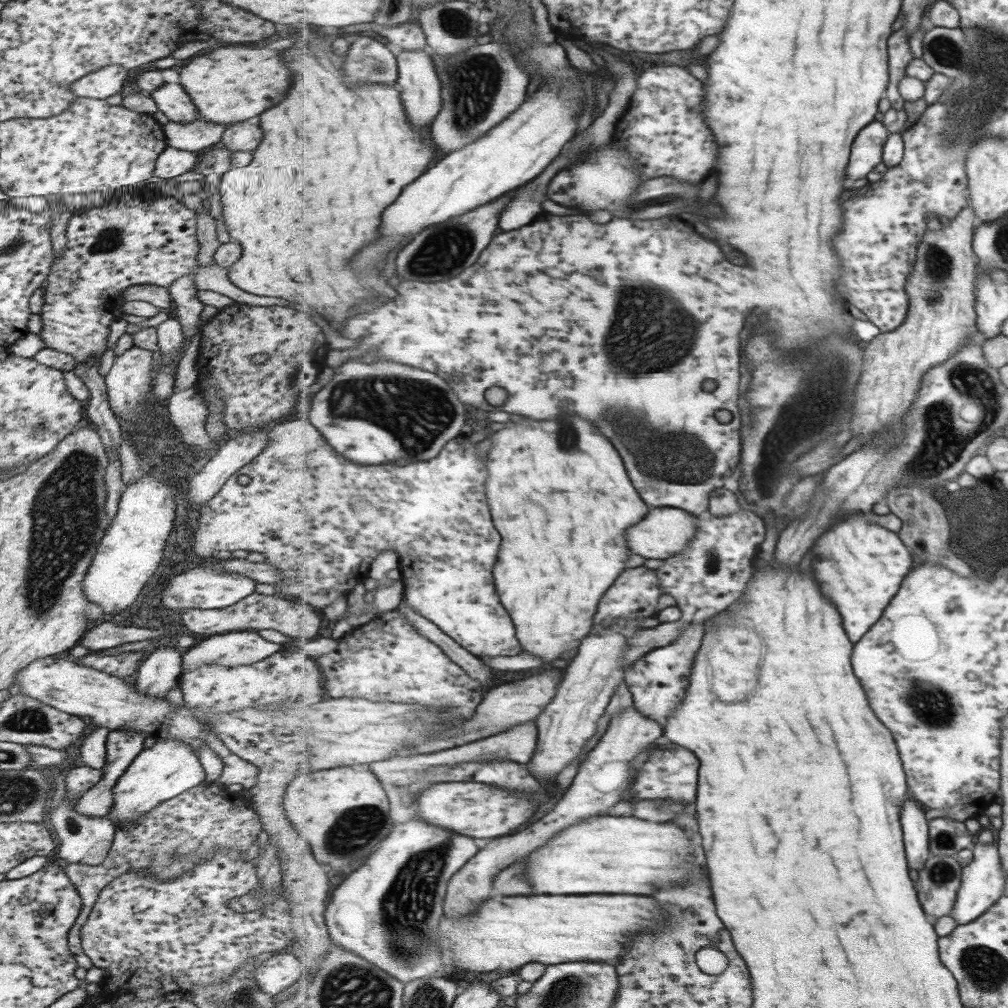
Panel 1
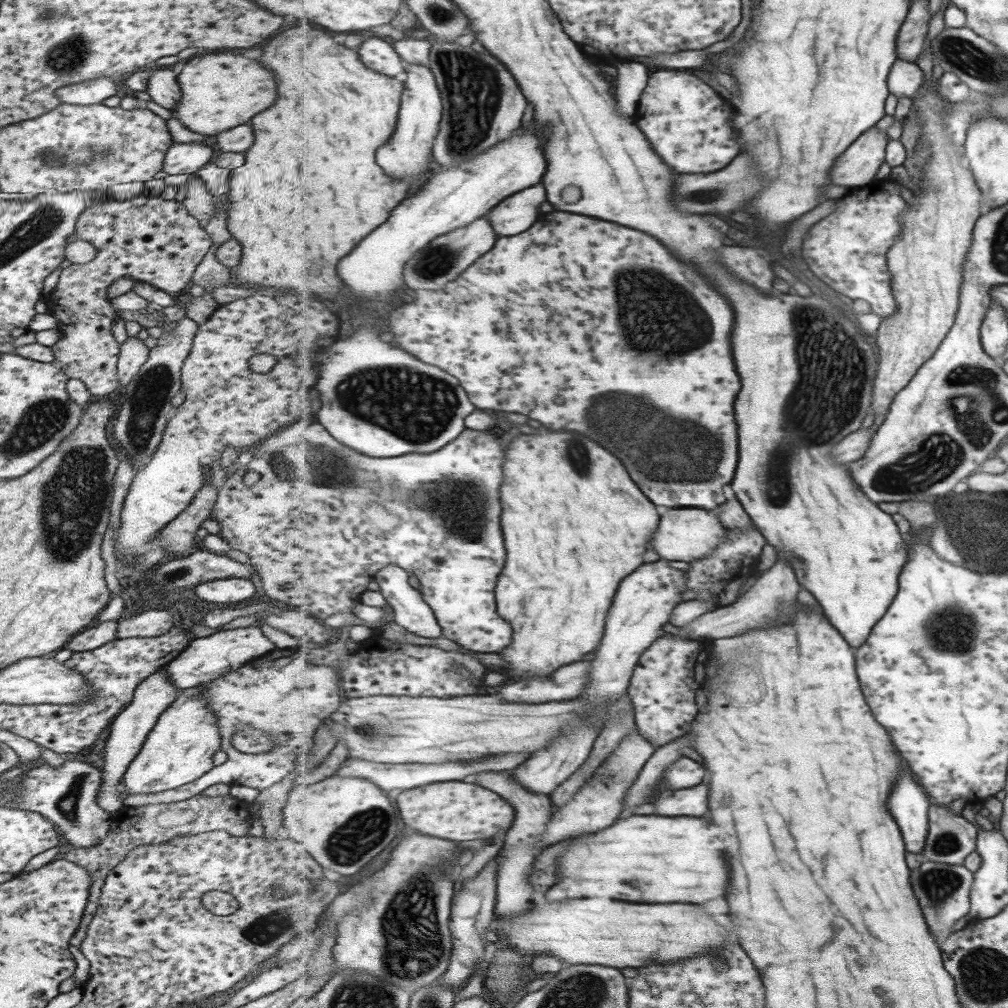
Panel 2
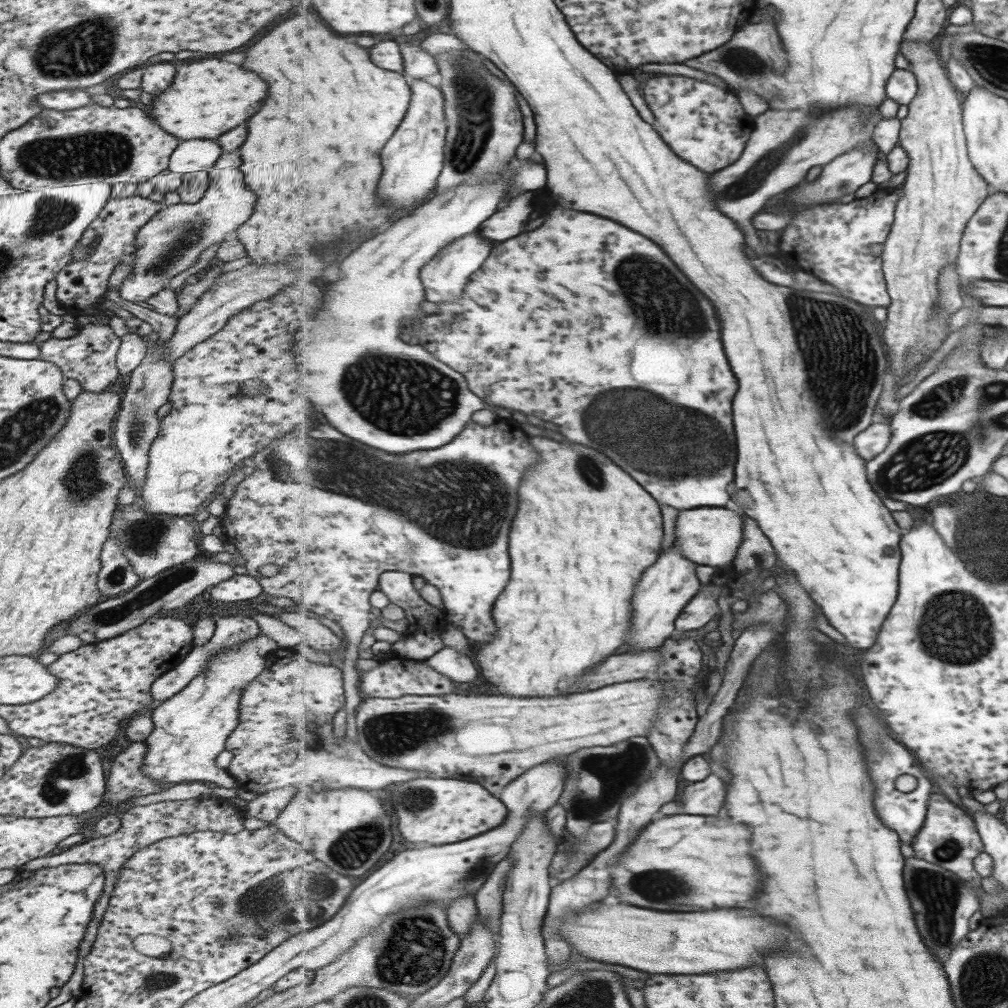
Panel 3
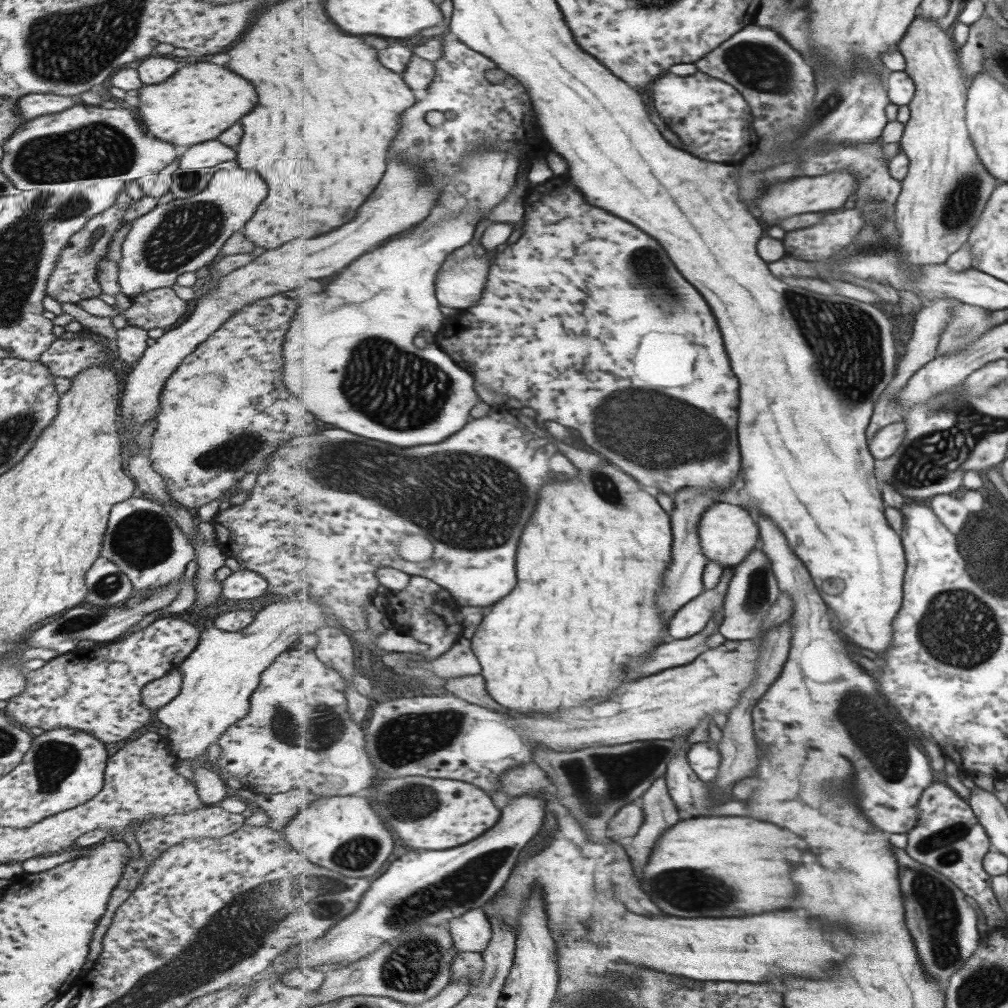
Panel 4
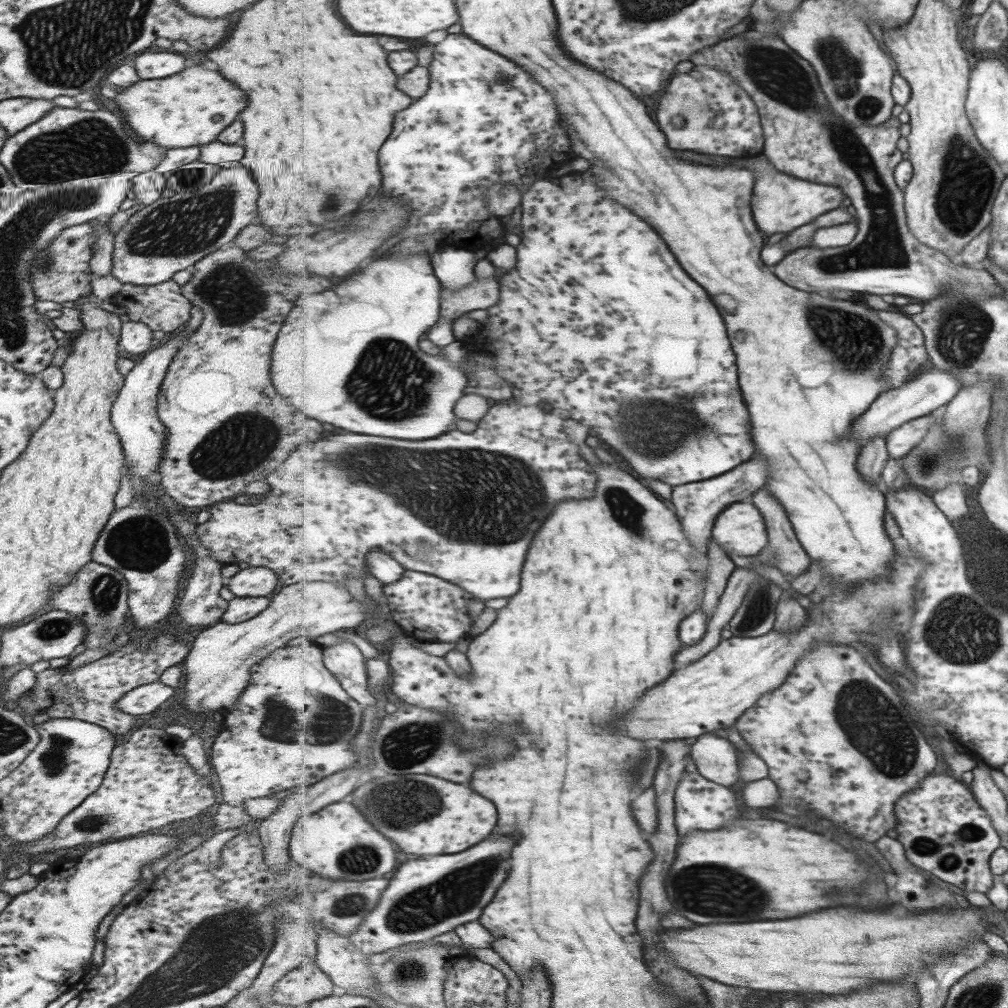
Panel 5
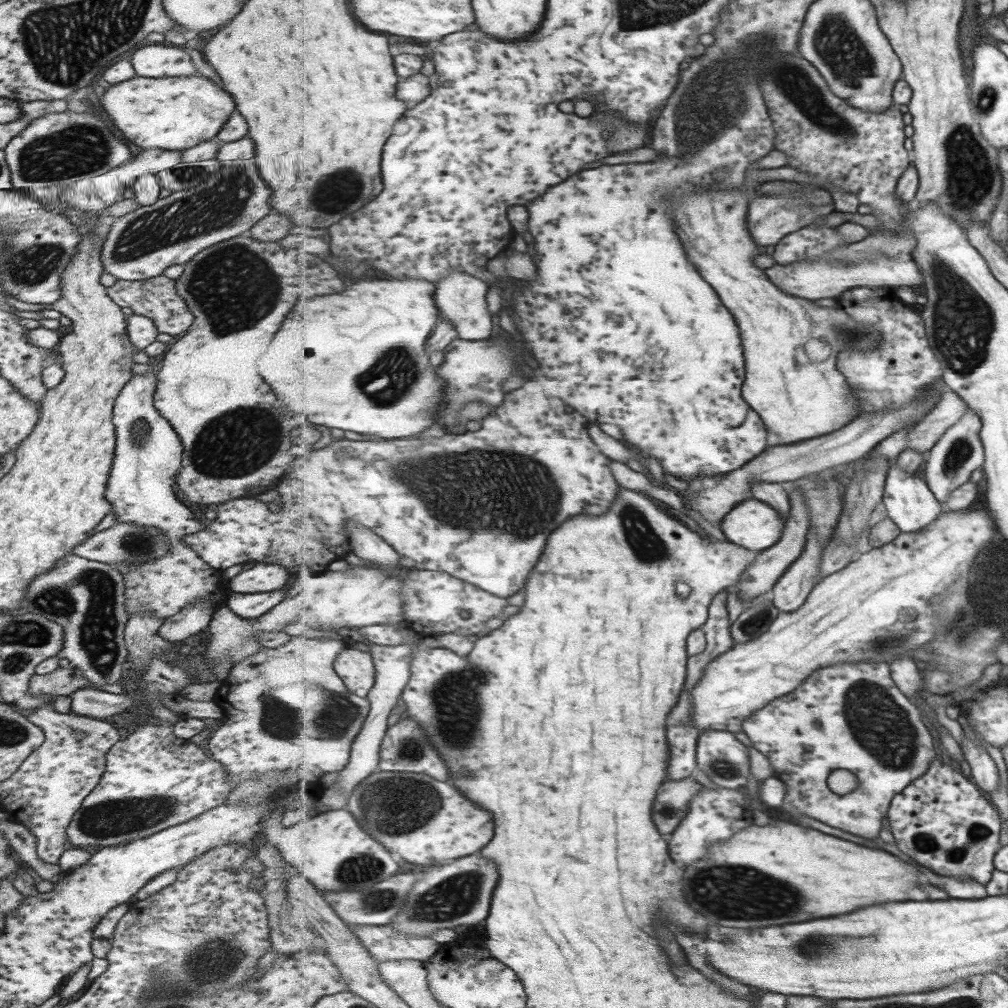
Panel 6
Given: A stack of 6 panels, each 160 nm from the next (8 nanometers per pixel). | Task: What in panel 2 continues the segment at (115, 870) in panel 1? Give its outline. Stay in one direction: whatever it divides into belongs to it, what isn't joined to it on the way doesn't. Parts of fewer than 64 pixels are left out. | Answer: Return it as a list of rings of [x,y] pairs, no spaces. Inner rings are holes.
[[[200,794],[179,802],[157,802],[137,808],[122,806],[110,818],[110,829],[101,841],[87,849],[72,848],[61,856],[61,858],[77,866],[82,866],[89,873],[89,876],[91,876],[88,899],[85,903],[79,926],[68,943],[68,952],[72,955],[73,961],[75,962],[74,974],[72,975],[76,984],[74,988],[80,987],[88,978],[89,962],[81,955],[79,946],[85,937],[87,925],[90,923],[91,917],[96,911],[101,887],[103,886],[106,874],[119,861],[122,861],[123,857],[130,850],[138,846],[159,845],[177,837],[190,837],[194,834],[212,830],[224,830],[228,835],[238,837],[245,836],[248,834],[247,830],[249,830],[251,822],[248,808],[248,804],[229,795],[224,795],[223,797],[205,797]]]

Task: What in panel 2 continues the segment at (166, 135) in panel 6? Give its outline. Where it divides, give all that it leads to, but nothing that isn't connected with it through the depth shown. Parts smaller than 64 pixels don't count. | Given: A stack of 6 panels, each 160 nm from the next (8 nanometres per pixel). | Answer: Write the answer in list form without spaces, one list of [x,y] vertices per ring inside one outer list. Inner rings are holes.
[[[207,54],[201,58],[193,58],[177,74],[177,84],[181,90],[181,98],[179,98],[177,106],[173,108],[173,118],[177,118],[187,130],[206,136],[215,136],[223,130],[245,124],[251,116],[265,110],[267,106],[271,106],[271,102],[275,98],[273,74],[267,72],[261,64],[257,64],[257,60],[241,58],[237,54]]]

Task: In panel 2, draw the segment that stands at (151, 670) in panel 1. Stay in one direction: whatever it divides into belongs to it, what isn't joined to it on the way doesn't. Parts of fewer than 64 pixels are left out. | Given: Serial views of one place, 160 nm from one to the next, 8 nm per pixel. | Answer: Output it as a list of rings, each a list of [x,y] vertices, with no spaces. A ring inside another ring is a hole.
[[[166,667],[159,668],[136,686],[132,692],[132,700],[114,716],[107,727],[109,732],[104,739],[103,759],[99,764],[102,771],[102,781],[96,794],[96,803],[110,816],[113,816],[123,806],[115,786],[119,784],[132,758],[139,752],[147,733],[155,726],[159,714],[168,708],[178,694],[179,688],[166,677]]]

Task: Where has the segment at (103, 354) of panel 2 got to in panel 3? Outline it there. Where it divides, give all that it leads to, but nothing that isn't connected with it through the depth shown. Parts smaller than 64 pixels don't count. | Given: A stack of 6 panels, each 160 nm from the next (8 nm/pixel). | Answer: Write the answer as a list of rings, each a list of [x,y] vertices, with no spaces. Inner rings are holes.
[[[132,195],[130,197],[109,199],[98,215],[81,233],[76,244],[92,246],[93,254],[85,260],[70,260],[54,276],[56,288],[55,298],[65,313],[71,316],[99,316],[95,310],[98,304],[105,302],[103,293],[107,289],[107,279],[116,264],[125,262],[132,267],[135,257],[135,235],[165,207],[163,202],[153,202],[149,197]],[[101,323],[79,325],[75,336],[69,338],[51,338],[38,344],[39,354],[36,359],[49,361],[61,371],[64,379],[76,380],[83,391],[101,392],[117,378],[116,354],[120,337],[112,333],[111,327]]]

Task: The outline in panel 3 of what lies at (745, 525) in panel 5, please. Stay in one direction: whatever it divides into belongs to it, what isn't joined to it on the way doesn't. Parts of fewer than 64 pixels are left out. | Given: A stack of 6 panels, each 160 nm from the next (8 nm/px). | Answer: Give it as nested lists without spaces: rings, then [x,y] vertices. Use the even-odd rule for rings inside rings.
[[[705,507],[681,512],[675,522],[675,542],[681,554],[697,564],[726,567],[734,562],[744,541],[743,515],[725,507]]]

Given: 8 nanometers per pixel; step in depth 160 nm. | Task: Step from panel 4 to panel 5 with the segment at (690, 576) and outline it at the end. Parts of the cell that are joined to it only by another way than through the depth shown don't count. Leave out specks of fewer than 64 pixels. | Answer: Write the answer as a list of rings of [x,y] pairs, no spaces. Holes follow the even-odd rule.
[[[759,456],[757,460],[745,462],[730,473],[719,476],[719,478],[705,480],[705,482],[683,484],[683,486],[680,485],[677,488],[673,488],[675,492],[673,492],[673,500],[671,502],[677,508],[679,522],[683,522],[683,528],[685,528],[685,532],[696,553],[706,555],[709,540],[713,537],[715,521],[717,521],[721,513],[729,505],[745,500],[745,498],[751,496],[751,493],[764,489],[767,481],[769,481],[769,462],[763,456]]]

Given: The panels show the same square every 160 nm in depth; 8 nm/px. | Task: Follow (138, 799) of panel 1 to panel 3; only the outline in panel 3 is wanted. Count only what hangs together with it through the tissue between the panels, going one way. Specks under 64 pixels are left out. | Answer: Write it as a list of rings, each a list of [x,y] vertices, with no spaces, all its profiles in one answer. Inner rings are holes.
[[[259,632],[245,644],[215,653],[186,687],[159,702],[150,714],[153,731],[144,740],[146,753],[142,773],[153,781],[164,783],[200,781],[238,789],[238,784],[227,776],[226,770],[215,765],[215,756],[224,749],[229,733],[237,726],[241,691],[265,668],[267,655],[276,649],[276,644]]]

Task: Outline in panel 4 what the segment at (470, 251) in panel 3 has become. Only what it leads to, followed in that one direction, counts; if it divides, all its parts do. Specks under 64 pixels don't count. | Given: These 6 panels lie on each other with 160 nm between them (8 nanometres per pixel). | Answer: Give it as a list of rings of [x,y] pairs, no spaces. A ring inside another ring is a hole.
[[[470,256],[463,262],[449,257],[442,265],[437,281],[438,299],[449,308],[471,308],[483,298],[489,276],[489,258]]]

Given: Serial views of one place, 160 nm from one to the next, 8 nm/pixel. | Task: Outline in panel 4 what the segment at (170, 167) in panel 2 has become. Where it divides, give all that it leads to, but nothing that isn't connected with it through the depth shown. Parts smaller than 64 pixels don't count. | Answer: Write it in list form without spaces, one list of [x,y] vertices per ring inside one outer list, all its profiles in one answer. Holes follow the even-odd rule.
[[[207,140],[203,144],[194,144],[179,150],[178,171],[196,171],[214,167],[220,162],[233,160],[235,152],[217,140]]]

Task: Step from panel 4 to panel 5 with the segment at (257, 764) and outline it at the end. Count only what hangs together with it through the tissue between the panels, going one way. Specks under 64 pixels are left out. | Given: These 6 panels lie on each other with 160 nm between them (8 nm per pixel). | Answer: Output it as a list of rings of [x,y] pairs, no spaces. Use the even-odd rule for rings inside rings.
[[[322,640],[272,650],[250,668],[249,682],[239,693],[236,703],[221,712],[223,724],[211,744],[209,764],[217,774],[222,800],[231,802],[231,792],[235,802],[266,797],[273,792],[282,795],[293,786],[299,786],[299,782],[311,786],[311,782],[323,782],[339,770],[354,769],[360,759],[354,742],[362,728],[364,711],[365,707],[344,689],[342,682],[326,666]]]

